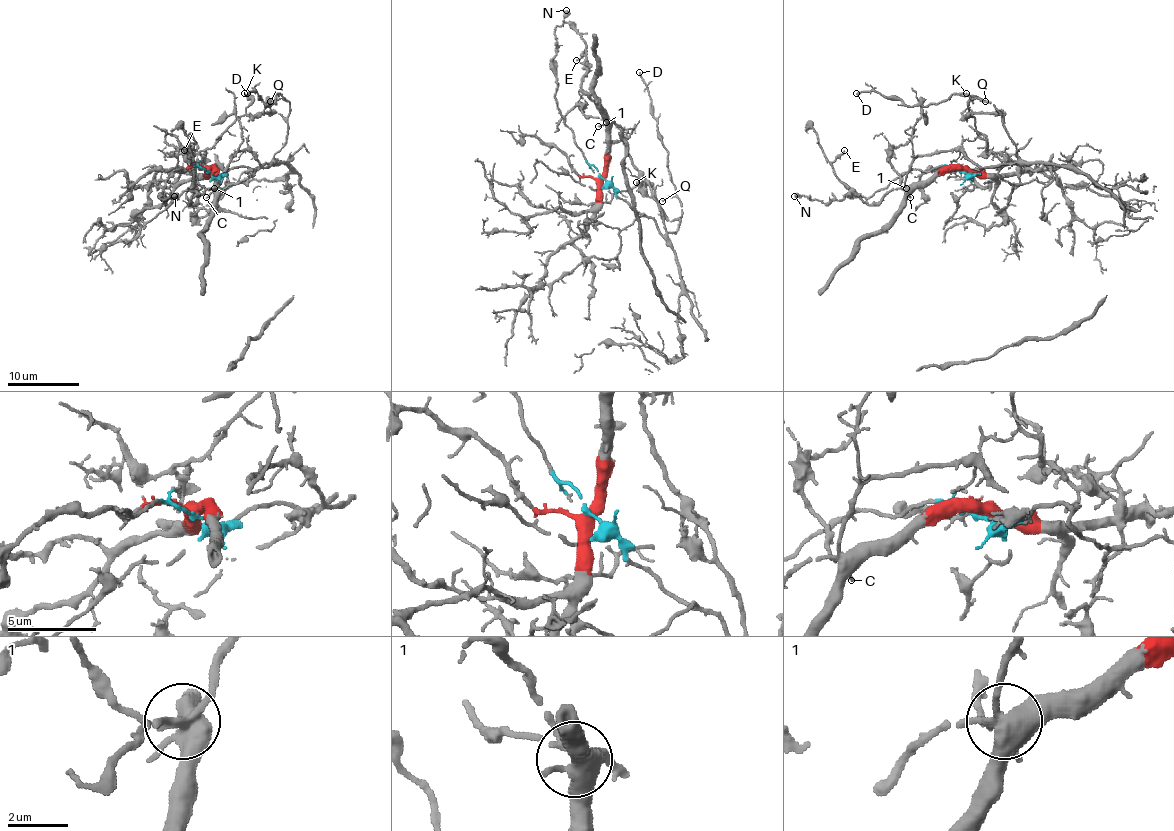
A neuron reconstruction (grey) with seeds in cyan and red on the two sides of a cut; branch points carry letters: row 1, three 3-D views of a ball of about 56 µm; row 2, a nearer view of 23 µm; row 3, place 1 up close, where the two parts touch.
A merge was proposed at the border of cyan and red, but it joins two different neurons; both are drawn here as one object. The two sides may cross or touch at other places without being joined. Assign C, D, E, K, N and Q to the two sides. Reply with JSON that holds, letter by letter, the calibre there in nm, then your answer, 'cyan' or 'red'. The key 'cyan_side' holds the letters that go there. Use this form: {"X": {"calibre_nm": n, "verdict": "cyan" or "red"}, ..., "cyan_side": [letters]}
{"C": {"calibre_nm": 150, "verdict": "cyan"}, "D": {"calibre_nm": 170, "verdict": "cyan"}, "E": {"calibre_nm": 130, "verdict": "cyan"}, "K": {"calibre_nm": 170, "verdict": "cyan"}, "N": {"calibre_nm": 480, "verdict": "cyan"}, "Q": {"calibre_nm": 100, "verdict": "cyan"}, "cyan_side": ["C", "D", "E", "K", "N", "Q"]}

